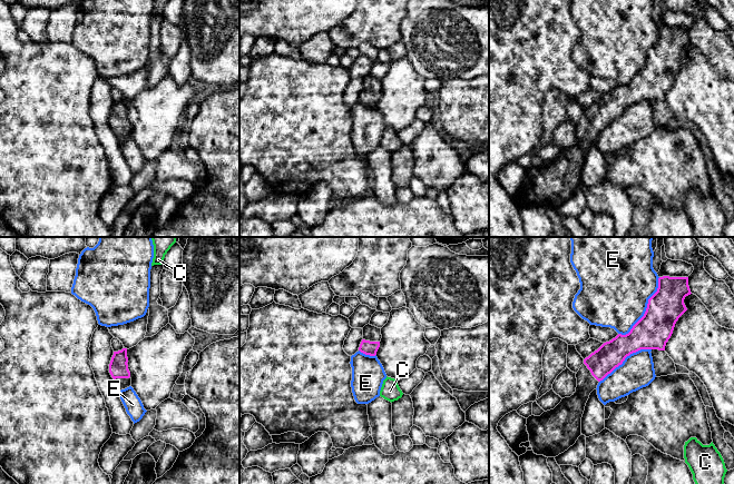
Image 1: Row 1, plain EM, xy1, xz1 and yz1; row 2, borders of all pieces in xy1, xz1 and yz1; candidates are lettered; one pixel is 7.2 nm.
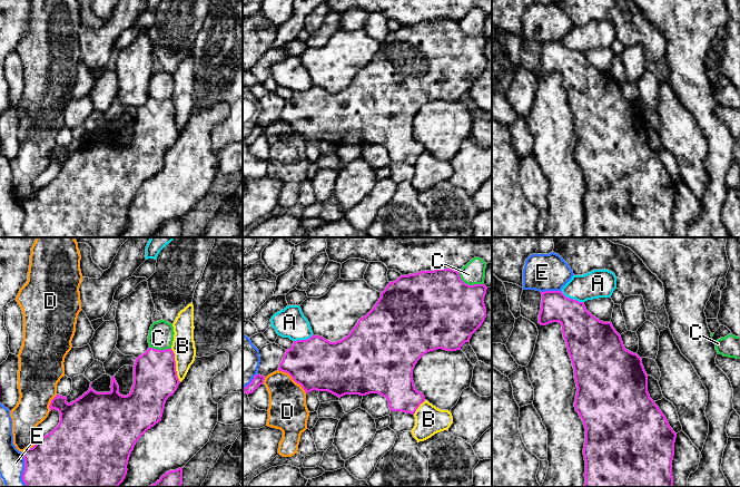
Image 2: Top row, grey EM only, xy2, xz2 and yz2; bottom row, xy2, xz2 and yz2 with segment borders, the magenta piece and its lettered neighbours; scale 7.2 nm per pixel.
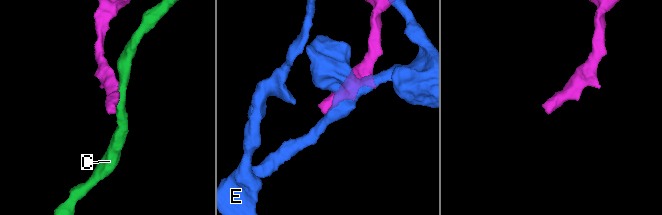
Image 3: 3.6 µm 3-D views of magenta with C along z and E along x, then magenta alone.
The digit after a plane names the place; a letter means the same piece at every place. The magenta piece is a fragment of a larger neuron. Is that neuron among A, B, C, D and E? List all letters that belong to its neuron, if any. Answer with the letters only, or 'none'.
none

